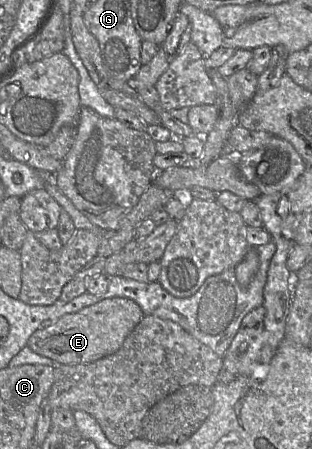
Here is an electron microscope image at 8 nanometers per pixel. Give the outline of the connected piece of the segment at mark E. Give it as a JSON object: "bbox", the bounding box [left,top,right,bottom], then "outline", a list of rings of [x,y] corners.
{"bbox":[27,298,143,365],"outline":[[[106,298],[76,313],[65,314],[54,324],[35,331],[27,345],[36,354],[61,365],[91,363],[117,352],[143,316],[140,306],[129,298]]]}

